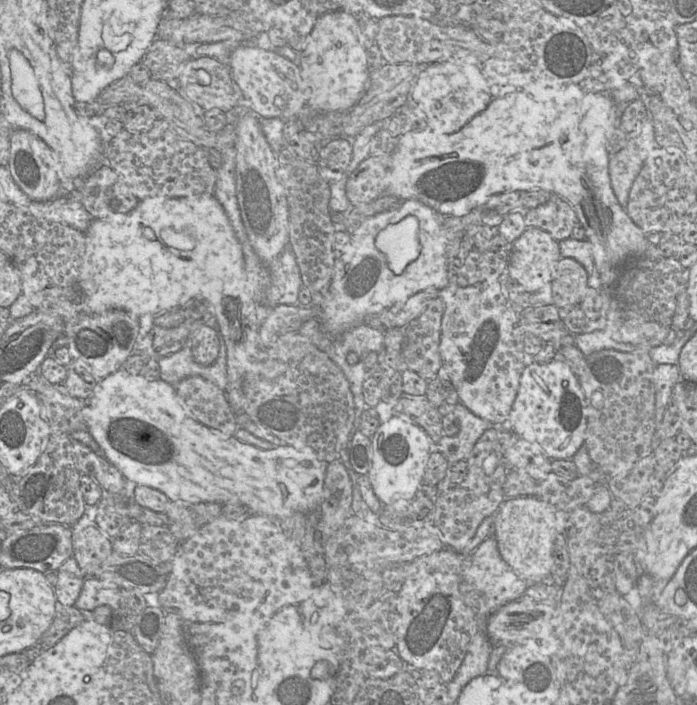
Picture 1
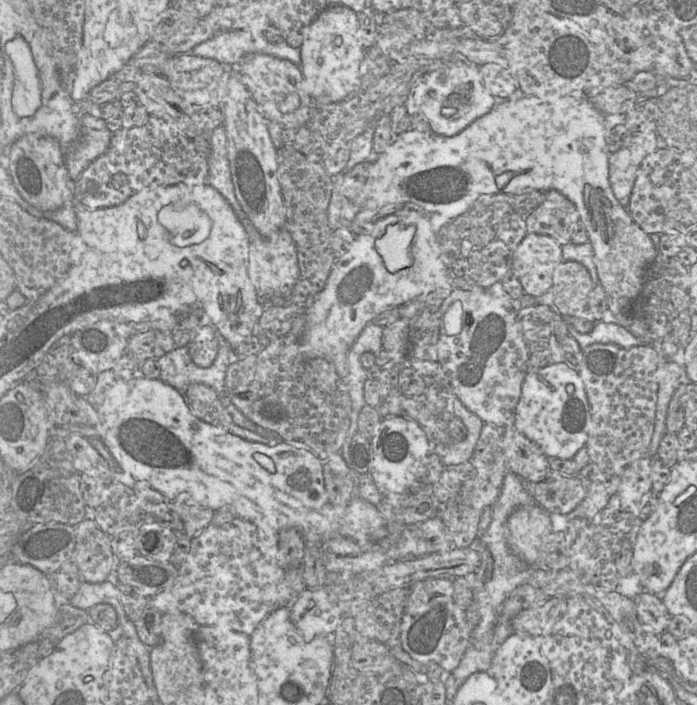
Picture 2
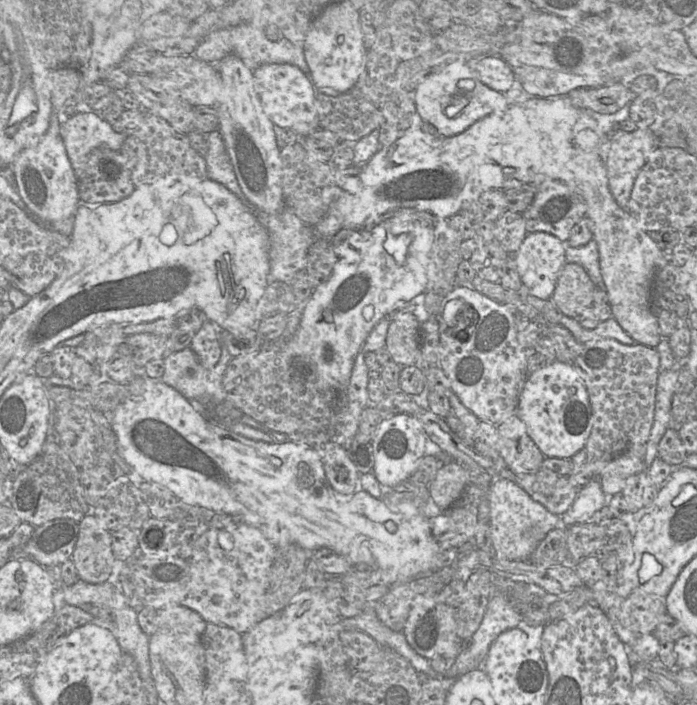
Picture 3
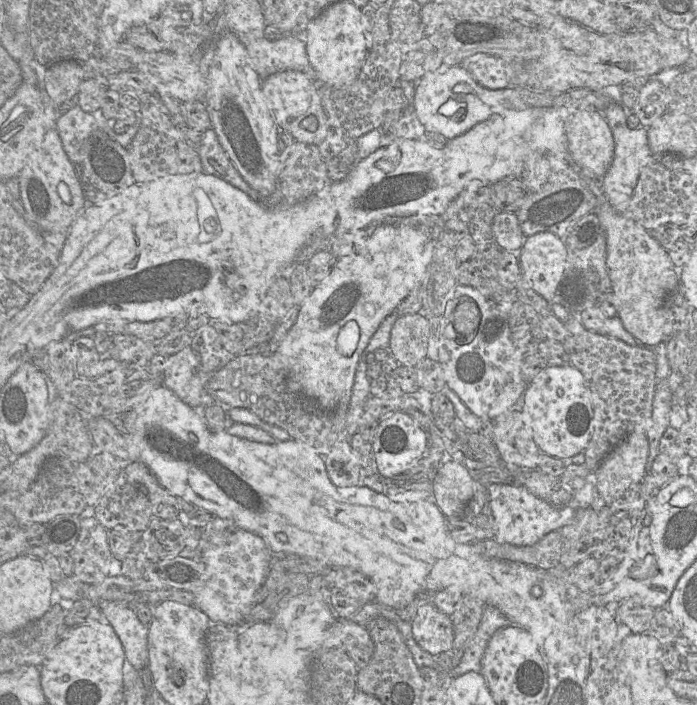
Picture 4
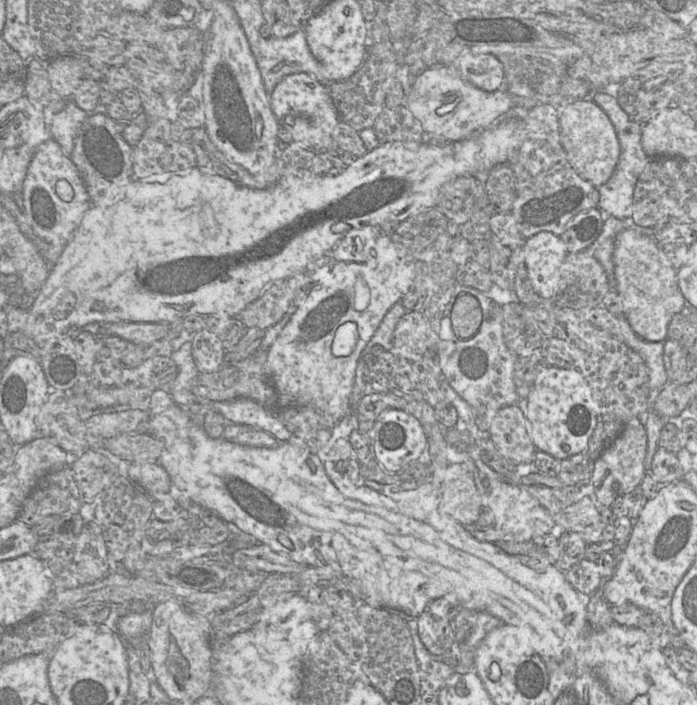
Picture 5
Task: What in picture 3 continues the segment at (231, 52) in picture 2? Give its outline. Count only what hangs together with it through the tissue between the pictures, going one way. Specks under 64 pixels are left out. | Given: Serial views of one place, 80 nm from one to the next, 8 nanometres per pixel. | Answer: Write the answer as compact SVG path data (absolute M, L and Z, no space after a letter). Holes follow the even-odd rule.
M242 24L214 31L200 42L193 56L207 63L217 64L226 56L235 55L252 71L264 64L291 64L297 66L311 79L310 69L303 52L303 46L296 45L284 37L279 41L270 41L266 38L264 30L265 29L257 29L255 26Z

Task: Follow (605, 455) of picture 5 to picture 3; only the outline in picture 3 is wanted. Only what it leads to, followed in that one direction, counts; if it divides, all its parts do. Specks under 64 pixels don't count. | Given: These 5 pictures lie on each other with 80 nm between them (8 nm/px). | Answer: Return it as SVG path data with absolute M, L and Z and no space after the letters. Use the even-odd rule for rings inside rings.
M634 445L614 458L601 472L599 482L608 496L622 492L627 478L645 470L646 445Z

